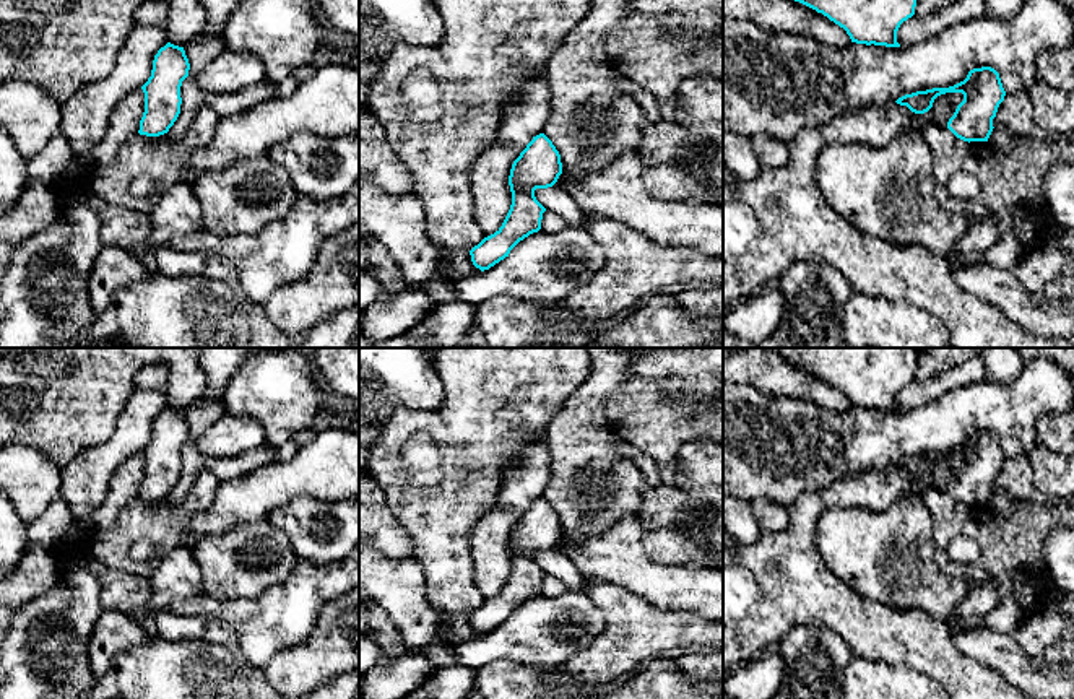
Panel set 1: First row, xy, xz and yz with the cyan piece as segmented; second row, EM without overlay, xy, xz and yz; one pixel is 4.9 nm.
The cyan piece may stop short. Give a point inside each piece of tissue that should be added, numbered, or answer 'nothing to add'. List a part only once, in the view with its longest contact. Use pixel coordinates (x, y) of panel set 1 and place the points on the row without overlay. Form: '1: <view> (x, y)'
nothing to add

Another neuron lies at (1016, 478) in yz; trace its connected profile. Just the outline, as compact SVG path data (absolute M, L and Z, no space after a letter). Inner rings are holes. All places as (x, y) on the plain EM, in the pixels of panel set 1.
M1029 455L1006 458L993 483L993 491L1009 494L1017 501L1032 499L1038 489Z

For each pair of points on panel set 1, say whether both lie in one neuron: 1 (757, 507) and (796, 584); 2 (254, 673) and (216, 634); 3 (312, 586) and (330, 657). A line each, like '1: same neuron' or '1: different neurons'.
1: different neurons
2: same neuron
3: different neurons

